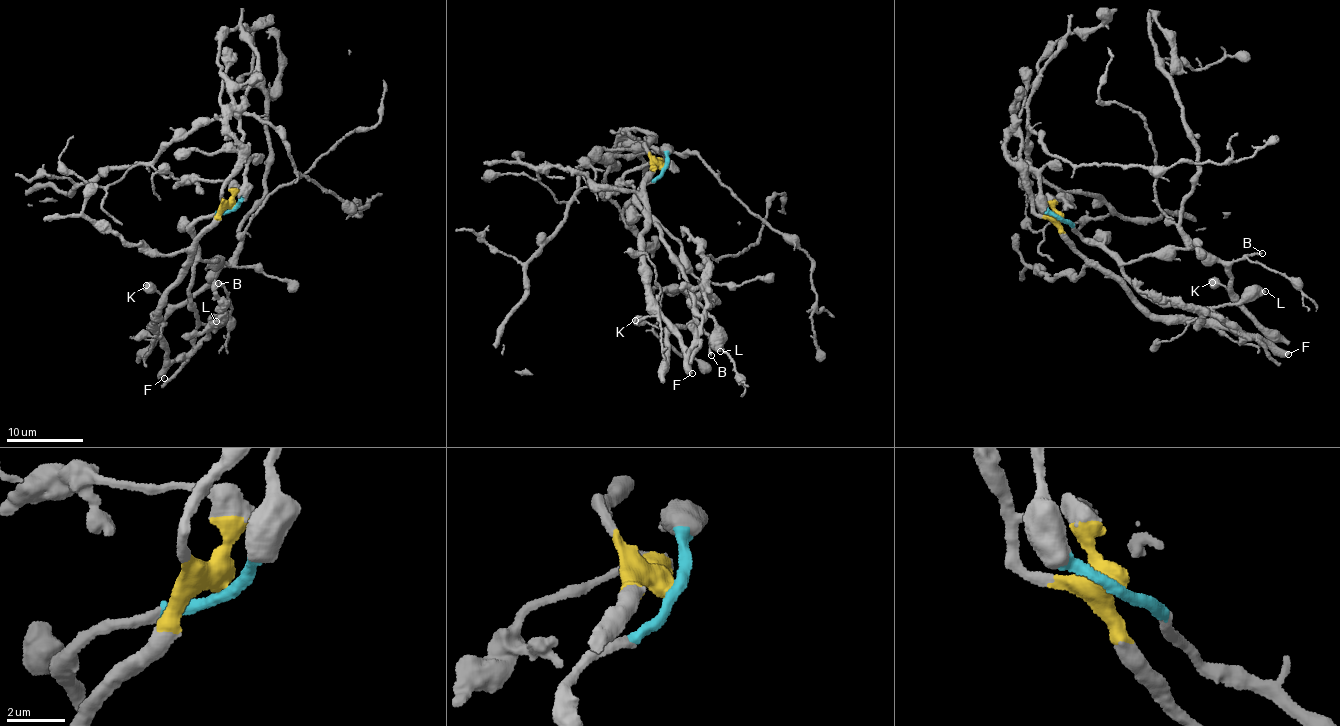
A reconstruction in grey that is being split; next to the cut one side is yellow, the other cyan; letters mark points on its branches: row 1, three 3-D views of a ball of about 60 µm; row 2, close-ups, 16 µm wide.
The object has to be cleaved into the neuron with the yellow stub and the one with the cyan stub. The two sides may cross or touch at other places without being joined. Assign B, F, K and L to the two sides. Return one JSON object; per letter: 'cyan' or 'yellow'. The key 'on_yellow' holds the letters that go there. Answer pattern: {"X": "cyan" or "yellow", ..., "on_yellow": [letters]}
{"B": "cyan", "F": "yellow", "K": "cyan", "L": "cyan", "on_yellow": ["F"]}

